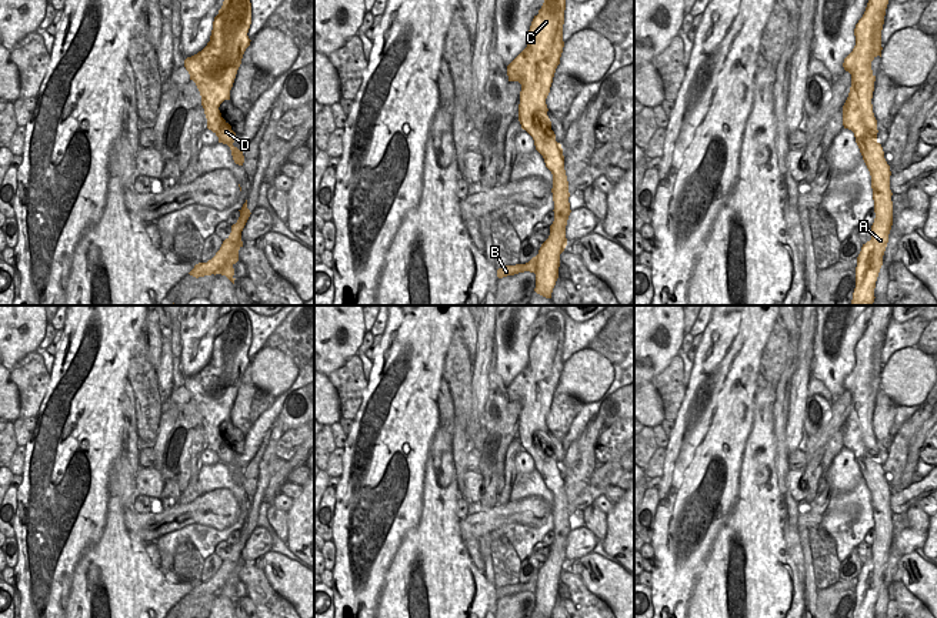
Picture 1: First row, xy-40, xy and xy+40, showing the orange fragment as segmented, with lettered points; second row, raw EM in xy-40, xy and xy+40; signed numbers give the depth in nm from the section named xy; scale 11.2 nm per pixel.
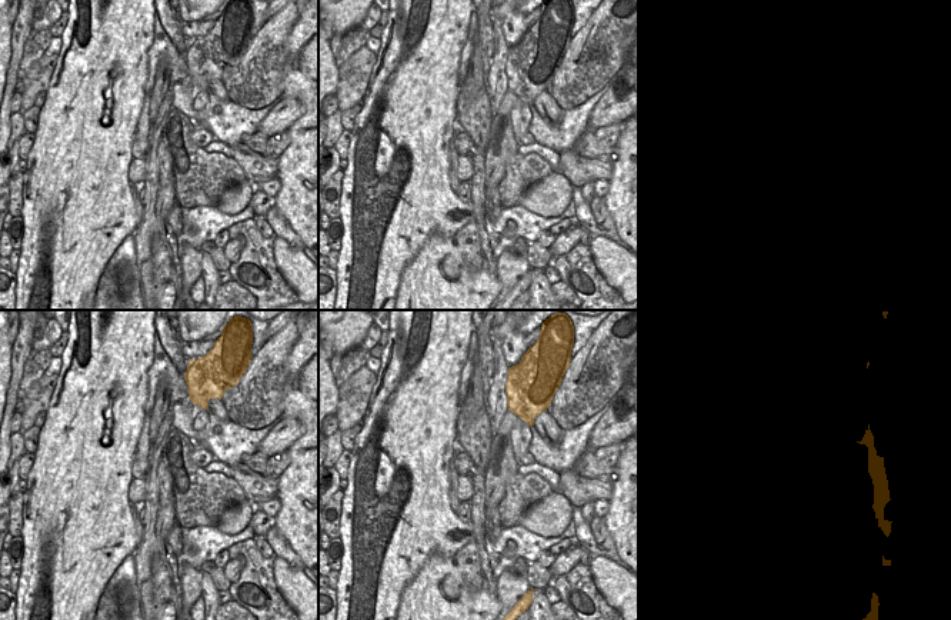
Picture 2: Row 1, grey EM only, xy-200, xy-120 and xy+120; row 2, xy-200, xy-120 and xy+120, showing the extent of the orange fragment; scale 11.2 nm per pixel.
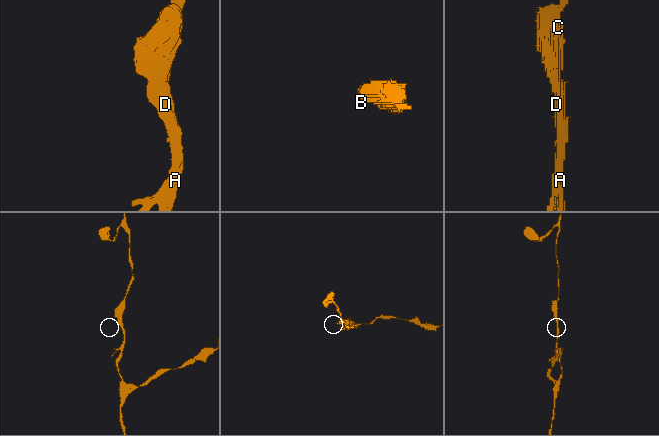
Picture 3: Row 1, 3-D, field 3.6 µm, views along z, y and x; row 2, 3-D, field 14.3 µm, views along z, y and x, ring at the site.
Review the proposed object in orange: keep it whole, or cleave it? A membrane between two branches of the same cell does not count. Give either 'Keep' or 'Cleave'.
Keep

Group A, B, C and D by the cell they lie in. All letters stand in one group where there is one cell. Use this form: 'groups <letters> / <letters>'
groups A B C D

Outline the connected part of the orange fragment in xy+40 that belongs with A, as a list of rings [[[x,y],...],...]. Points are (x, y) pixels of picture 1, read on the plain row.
[[[873,305],[873,314],[863,337],[854,348],[856,365],[844,378],[843,387],[851,394],[851,407],[843,425],[843,445],[854,452],[856,462],[871,495],[876,538],[871,559],[863,564],[857,577],[856,608],[853,618],[876,618],[876,601],[893,545],[890,485],[877,461],[877,440],[873,432],[876,395],[871,381],[881,377],[881,350],[886,328],[891,318],[891,305]]]

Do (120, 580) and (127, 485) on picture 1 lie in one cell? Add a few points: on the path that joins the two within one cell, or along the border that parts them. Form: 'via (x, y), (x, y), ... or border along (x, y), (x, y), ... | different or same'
via (117, 557), (116, 508) | same

